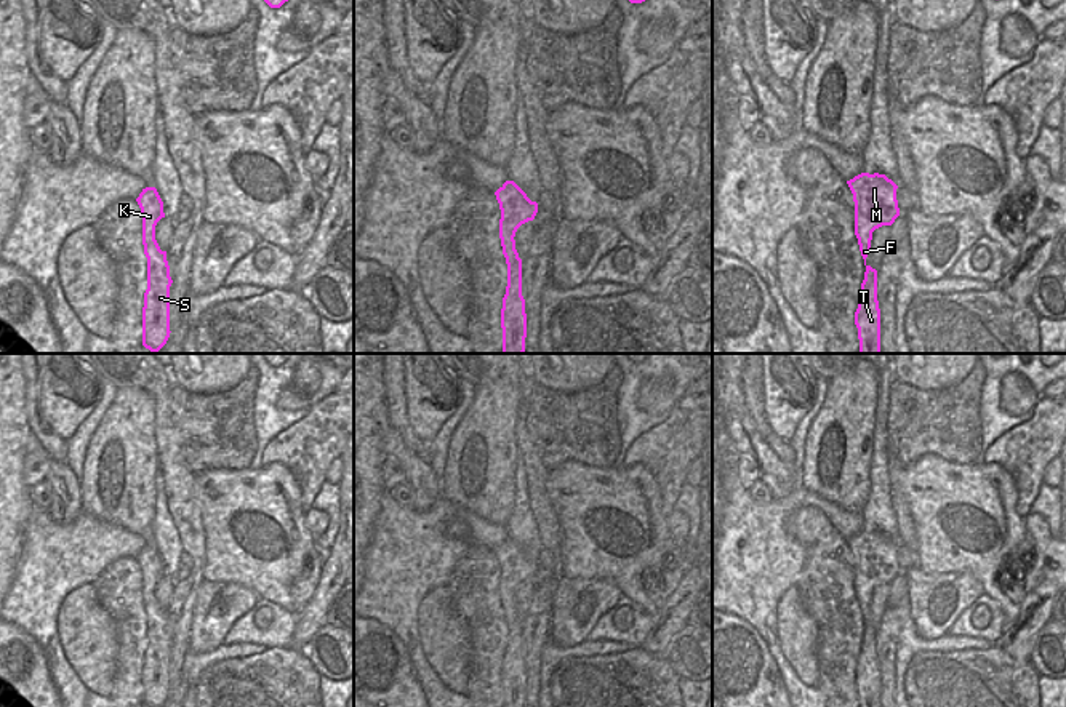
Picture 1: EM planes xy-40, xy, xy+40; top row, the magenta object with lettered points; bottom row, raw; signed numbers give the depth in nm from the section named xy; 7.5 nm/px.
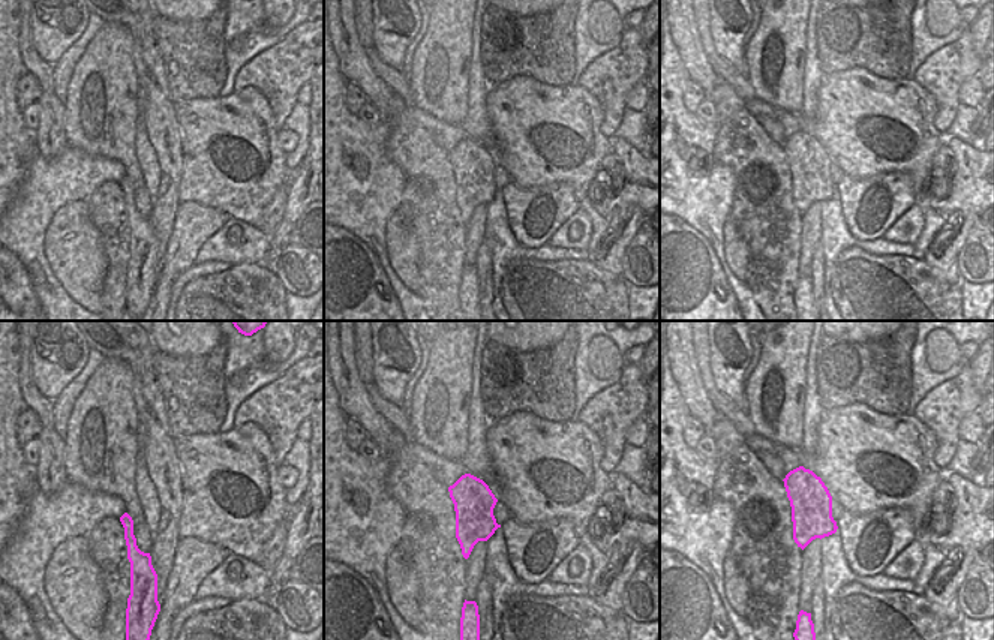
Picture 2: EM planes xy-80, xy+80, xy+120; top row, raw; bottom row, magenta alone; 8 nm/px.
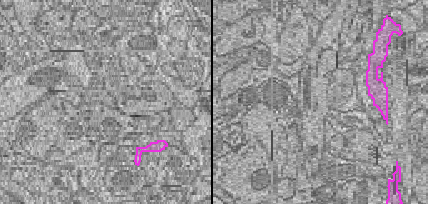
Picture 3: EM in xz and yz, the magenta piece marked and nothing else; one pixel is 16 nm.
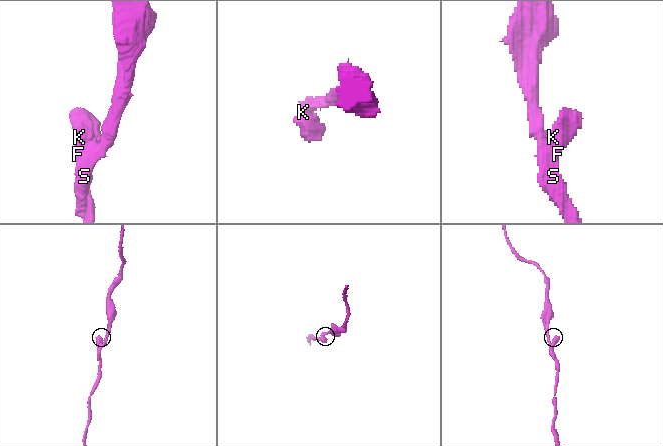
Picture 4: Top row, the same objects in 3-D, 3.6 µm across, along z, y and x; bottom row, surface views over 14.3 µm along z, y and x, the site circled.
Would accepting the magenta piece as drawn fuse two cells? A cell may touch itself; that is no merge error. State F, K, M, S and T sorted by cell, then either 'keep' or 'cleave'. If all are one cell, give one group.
F K M S T; keep

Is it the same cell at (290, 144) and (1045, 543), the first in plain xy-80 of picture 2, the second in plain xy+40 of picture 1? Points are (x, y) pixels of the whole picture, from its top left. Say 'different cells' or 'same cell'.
same cell

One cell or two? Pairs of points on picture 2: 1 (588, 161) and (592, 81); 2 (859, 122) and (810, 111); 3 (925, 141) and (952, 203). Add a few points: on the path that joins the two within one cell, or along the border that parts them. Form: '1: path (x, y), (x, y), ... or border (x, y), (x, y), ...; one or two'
1: border (577, 83), (598, 102), (603, 111), (600, 128); two
2: border (825, 78), (817, 116), (802, 129); two
3: border (942, 134), (940, 144); two

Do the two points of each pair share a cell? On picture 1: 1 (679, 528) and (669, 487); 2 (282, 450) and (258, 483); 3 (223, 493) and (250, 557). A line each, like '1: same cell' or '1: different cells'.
1: different cells
2: different cells
3: same cell

